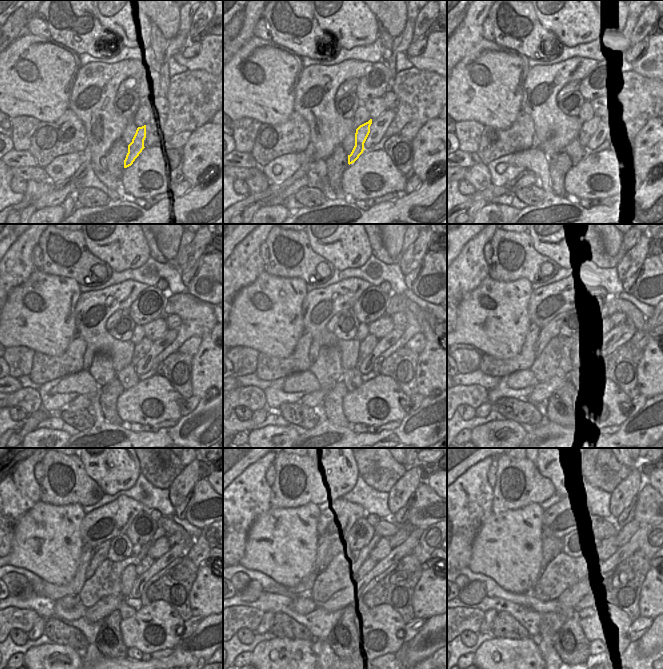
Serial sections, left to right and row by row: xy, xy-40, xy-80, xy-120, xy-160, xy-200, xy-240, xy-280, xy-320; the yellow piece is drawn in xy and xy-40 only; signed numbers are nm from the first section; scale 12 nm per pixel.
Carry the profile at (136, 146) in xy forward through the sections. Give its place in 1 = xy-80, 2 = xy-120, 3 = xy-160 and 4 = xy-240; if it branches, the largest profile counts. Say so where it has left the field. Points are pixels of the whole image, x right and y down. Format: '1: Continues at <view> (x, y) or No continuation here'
1: Continues at xy-80 (588, 129)
2: Continues at xy-120 (142, 348)
3: Continues at xy-160 (368, 344)
4: Continues at xy-240 (146, 562).

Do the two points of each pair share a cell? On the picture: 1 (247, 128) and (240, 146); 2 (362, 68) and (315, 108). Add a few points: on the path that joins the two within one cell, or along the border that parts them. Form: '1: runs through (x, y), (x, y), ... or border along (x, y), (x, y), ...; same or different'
1: runs through (245, 132), (244, 142); same
2: runs through (349, 69), (330, 87), (330, 90), (324, 96); same

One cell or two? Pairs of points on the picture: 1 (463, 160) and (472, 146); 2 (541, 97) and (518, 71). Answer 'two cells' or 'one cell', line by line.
1: two cells
2: two cells

